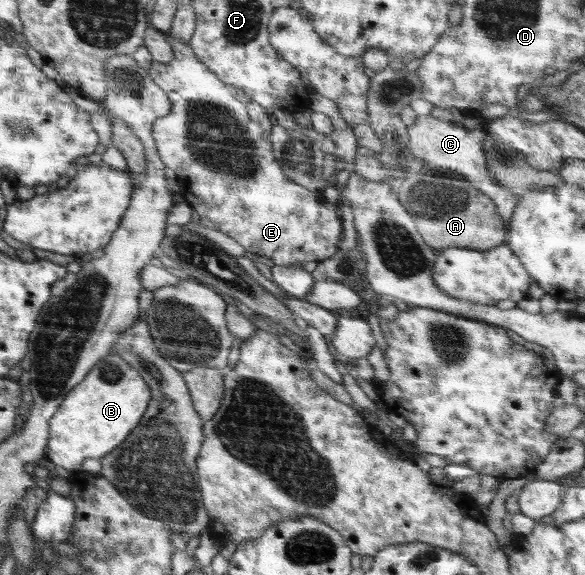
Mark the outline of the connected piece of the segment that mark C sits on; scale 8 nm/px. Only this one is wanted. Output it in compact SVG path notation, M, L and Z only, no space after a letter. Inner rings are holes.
M417 115L416 122L412 126L407 126L408 148L412 154L418 158L430 162L427 164L430 168L448 168L456 170L470 181L470 184L486 194L496 205L498 214L506 220L512 218L516 210L516 204L520 196L516 193L502 187L500 181L488 171L486 165L486 153L482 149L482 137L478 133L470 132L462 126L452 121L443 121L433 117Z

